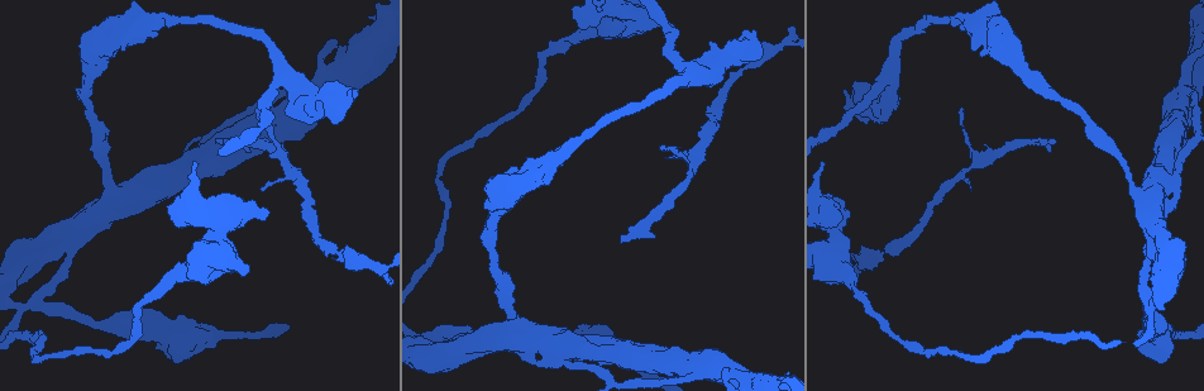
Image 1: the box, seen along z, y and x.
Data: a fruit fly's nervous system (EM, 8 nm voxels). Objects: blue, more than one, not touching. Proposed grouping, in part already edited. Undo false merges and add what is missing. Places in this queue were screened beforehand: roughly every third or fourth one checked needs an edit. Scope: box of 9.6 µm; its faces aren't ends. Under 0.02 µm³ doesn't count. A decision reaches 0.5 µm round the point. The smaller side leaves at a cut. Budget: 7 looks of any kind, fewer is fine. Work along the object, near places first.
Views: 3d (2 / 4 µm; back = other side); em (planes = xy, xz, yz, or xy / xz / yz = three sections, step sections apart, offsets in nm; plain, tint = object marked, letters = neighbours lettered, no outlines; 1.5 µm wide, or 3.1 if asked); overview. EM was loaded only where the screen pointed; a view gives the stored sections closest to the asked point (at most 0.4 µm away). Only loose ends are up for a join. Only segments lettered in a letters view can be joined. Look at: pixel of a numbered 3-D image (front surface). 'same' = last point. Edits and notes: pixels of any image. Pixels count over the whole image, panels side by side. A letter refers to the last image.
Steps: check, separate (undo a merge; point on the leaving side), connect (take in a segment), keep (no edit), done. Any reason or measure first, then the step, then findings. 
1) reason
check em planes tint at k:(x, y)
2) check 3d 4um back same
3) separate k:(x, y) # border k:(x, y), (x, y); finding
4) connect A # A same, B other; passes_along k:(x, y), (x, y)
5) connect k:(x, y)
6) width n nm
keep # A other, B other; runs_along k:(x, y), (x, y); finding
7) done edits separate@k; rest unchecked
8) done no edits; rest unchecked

abrupt turn
check em planes plain at 1:(368, 264)

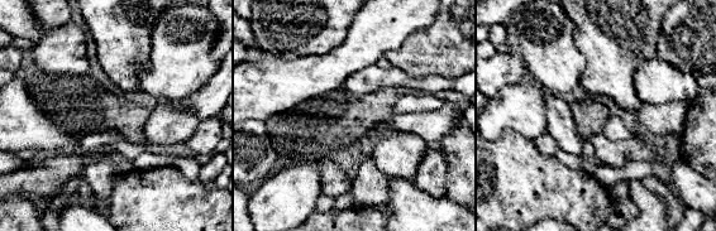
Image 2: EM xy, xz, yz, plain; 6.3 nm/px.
check em planes tint same

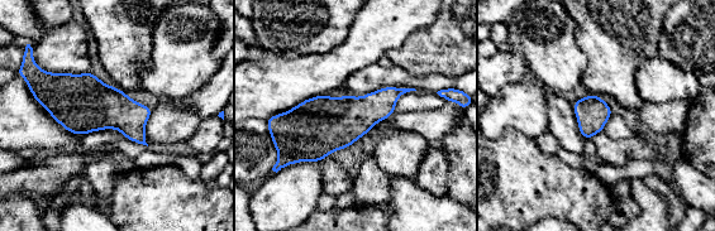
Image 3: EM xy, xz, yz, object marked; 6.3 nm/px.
what lies round it
check em planes letters same

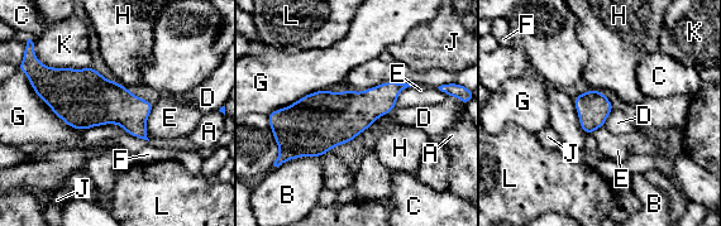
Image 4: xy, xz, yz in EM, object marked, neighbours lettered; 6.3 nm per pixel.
keep # A other, B other, C other, D other, E other, F other, G other, H other, J other, K other, L other; border 4:(614, 109), (603, 125); all the same neuron

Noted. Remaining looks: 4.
thick end
check em planes letters at 1:(756, 32)

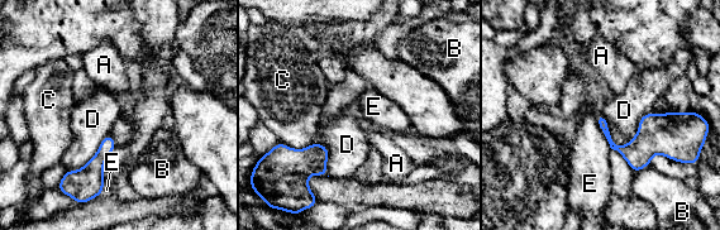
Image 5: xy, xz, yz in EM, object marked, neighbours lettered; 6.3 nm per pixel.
keep # A other, B other, C other, D other, E other; none of them fits

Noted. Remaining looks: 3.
arms part here
check 3d 4um at 1:(22, 307)

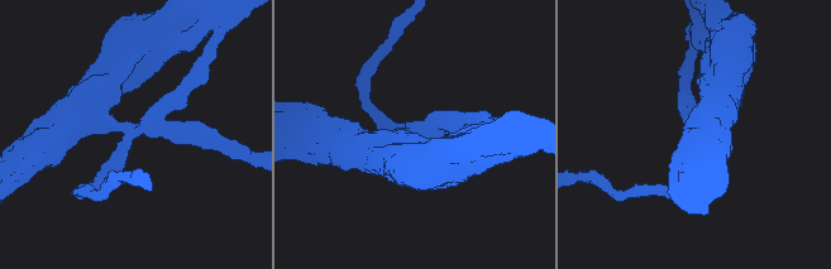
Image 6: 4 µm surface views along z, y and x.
arms 3; arm_widths 220, 220, 550 nm; shape alone is not enough
check em 3.1um planes tint at 6:(130, 127)

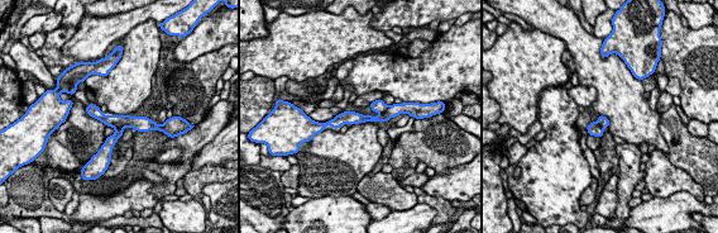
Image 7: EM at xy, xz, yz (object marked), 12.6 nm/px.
see the neighbours
check em 3.1um planes letters same

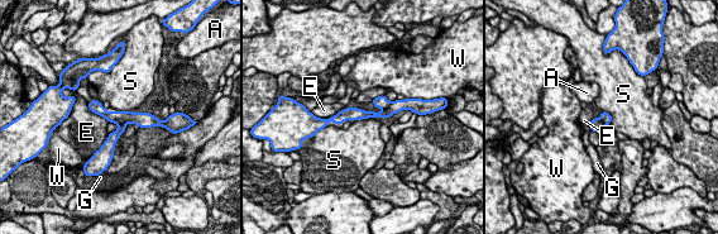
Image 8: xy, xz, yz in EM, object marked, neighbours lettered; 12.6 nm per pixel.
width 160 nm
separate 8:(381, 101) # A other, E other, G other, S other, W other; border 8:(391, 103), (383, 109); a second neuron is stuck on

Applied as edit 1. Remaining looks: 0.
done edits separate@8; rest unchecked

